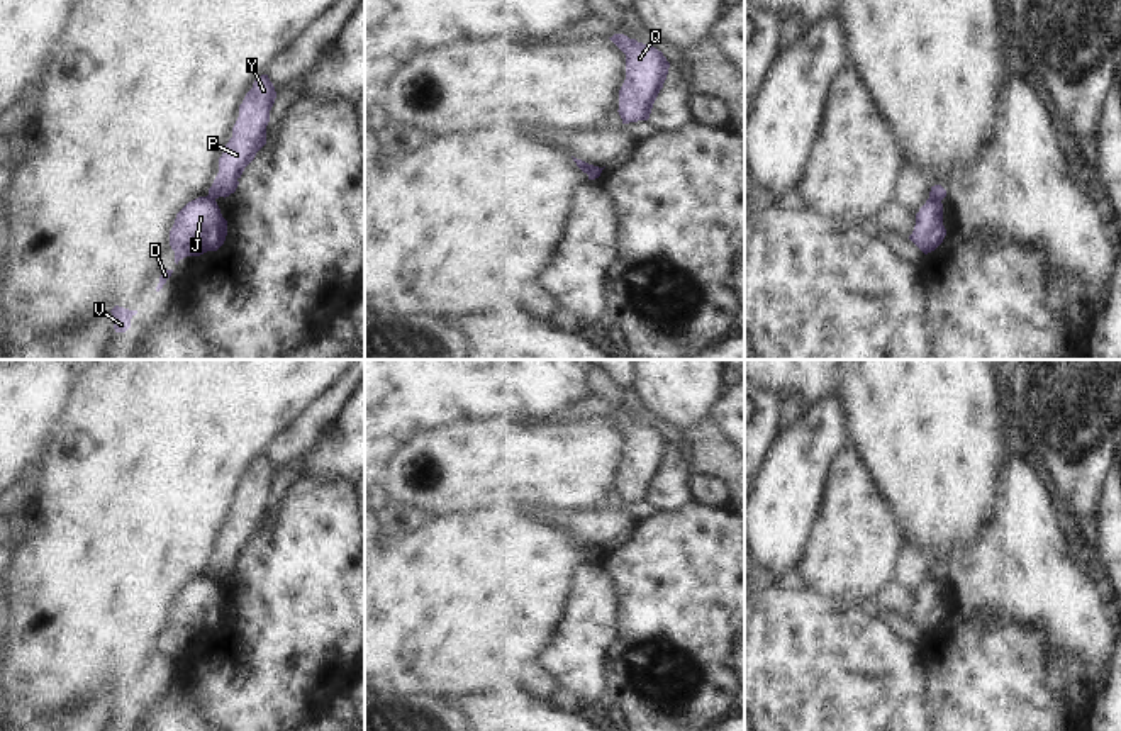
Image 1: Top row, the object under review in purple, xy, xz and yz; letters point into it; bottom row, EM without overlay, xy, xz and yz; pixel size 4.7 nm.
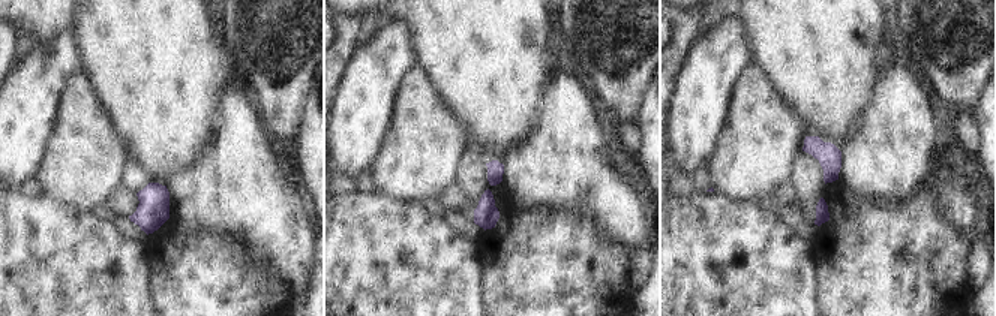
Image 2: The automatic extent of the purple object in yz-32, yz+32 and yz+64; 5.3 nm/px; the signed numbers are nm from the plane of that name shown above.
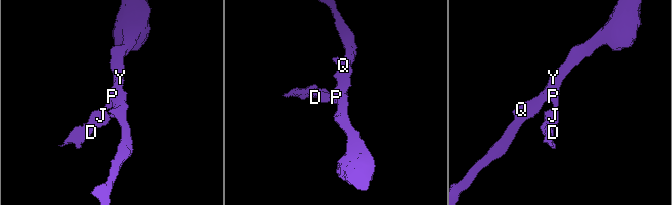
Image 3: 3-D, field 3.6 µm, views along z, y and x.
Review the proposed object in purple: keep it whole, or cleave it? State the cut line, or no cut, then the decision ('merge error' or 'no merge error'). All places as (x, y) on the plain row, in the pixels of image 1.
cut yz (930, 575), (940, 580); merge error

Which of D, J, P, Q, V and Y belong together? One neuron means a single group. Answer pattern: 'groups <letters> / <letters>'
groups D J V / P Q Y

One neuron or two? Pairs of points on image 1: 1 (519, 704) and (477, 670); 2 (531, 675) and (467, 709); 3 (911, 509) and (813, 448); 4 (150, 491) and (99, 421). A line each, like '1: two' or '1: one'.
1: two
2: two
3: two
4: one

